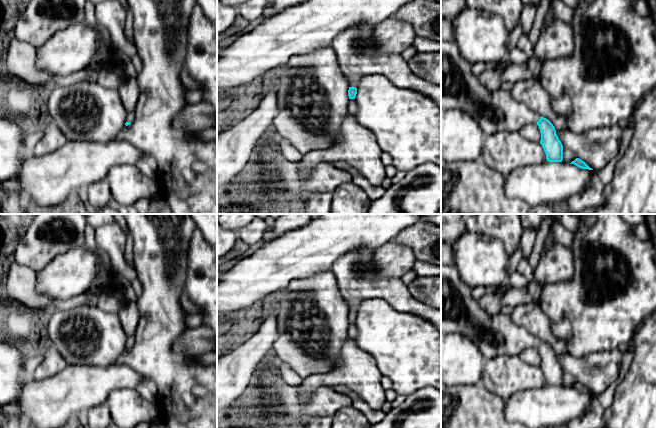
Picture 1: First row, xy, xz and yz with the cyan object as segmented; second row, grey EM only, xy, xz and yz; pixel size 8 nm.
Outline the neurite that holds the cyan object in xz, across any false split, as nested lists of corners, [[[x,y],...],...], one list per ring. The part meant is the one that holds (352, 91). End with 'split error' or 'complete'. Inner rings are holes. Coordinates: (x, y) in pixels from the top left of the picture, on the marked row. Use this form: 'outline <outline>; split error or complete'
outline [[[369,23],[351,26],[332,41],[340,69],[349,82],[349,99],[355,99],[361,77],[379,74],[397,87],[430,97],[441,108],[441,86],[414,75],[401,54],[381,53],[374,40],[374,27]]]; split error

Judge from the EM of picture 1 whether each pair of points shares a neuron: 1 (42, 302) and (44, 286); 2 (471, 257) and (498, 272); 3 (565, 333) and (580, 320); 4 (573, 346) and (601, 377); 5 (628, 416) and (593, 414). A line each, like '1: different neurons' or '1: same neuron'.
1: different neurons
2: same neuron
3: different neurons
4: different neurons
5: different neurons

